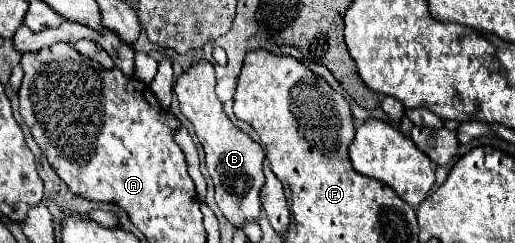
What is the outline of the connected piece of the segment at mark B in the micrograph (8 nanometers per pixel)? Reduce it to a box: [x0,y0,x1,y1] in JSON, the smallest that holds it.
[174,58,264,226]

